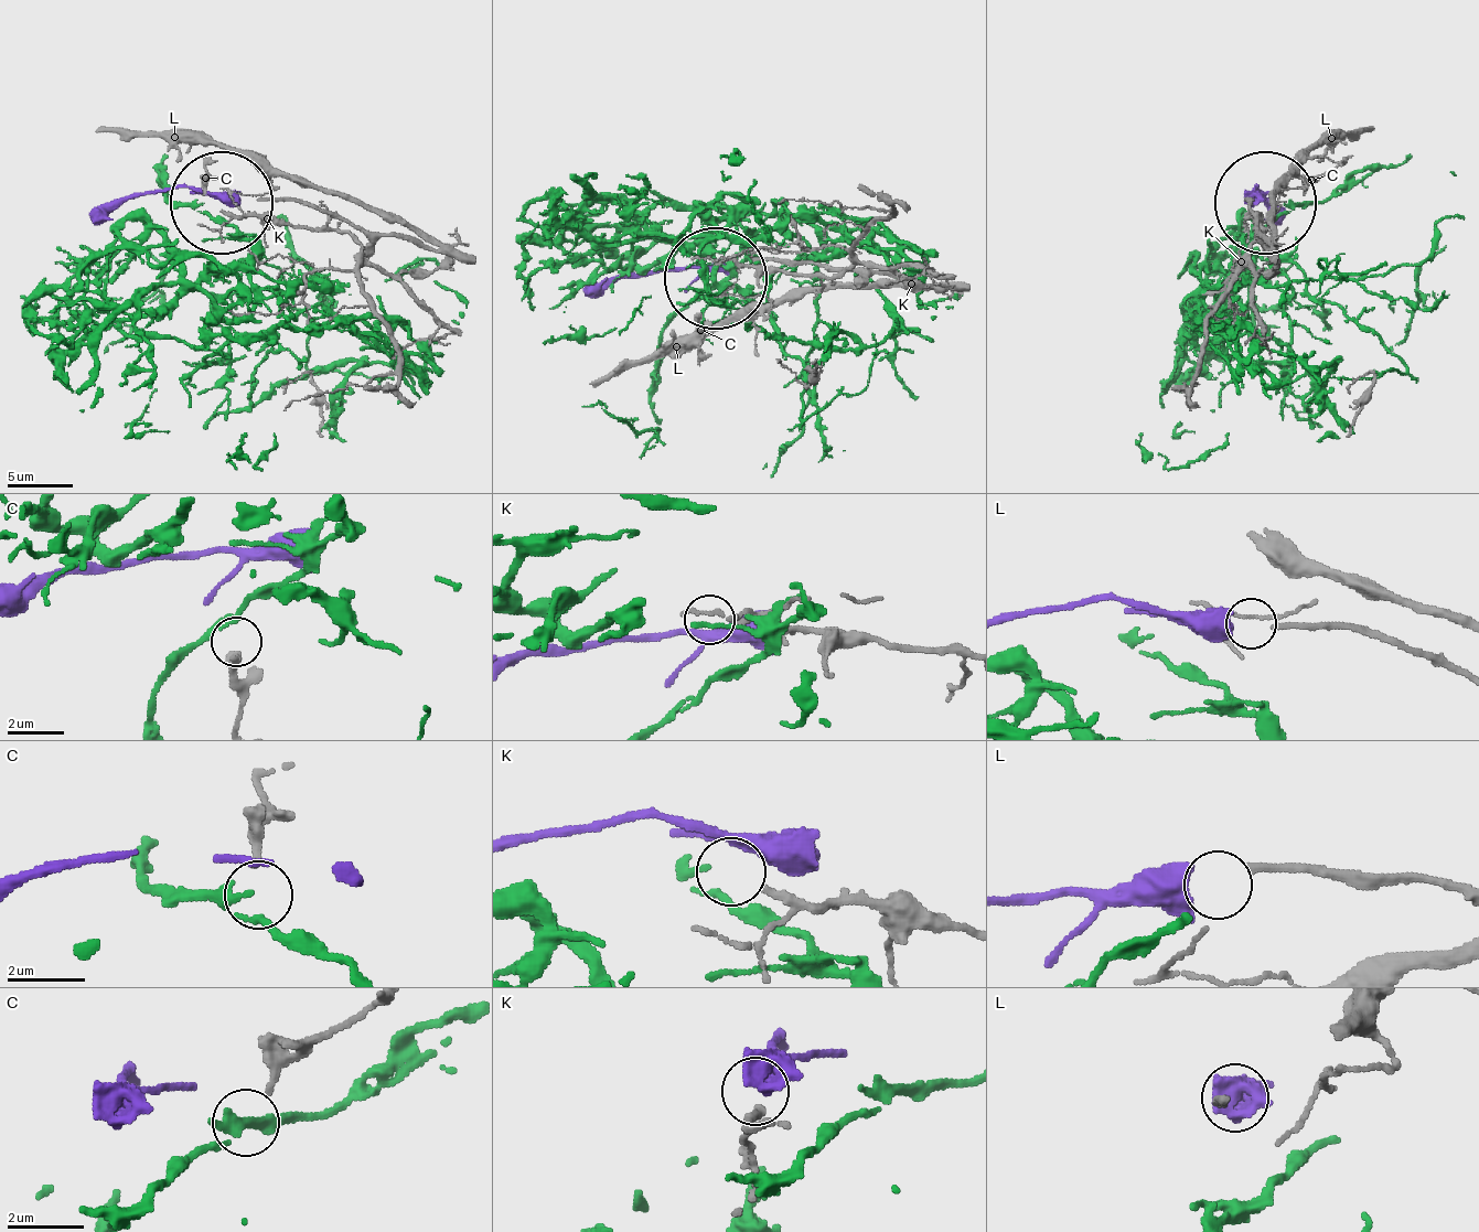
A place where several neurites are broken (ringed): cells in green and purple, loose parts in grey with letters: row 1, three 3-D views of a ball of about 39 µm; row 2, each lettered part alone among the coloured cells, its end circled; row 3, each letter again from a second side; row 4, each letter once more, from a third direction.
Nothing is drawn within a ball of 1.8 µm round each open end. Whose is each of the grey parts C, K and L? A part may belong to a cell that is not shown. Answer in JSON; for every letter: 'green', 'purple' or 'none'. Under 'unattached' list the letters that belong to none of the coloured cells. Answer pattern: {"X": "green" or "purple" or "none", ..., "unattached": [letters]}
{"C": "green", "K": "none", "L": "purple", "unattached": ["K"]}

